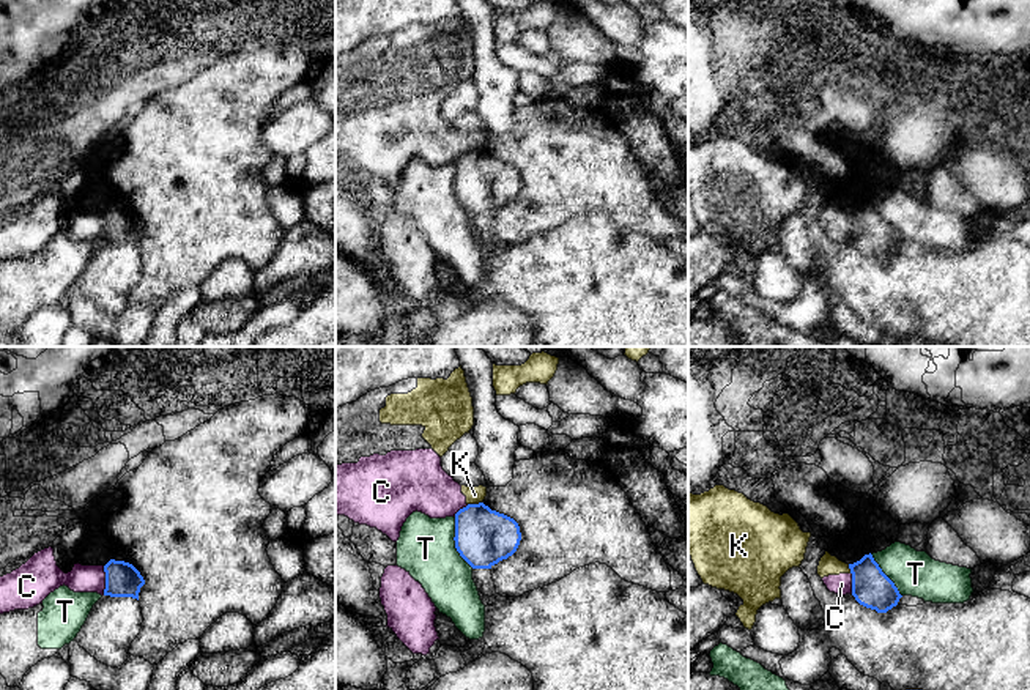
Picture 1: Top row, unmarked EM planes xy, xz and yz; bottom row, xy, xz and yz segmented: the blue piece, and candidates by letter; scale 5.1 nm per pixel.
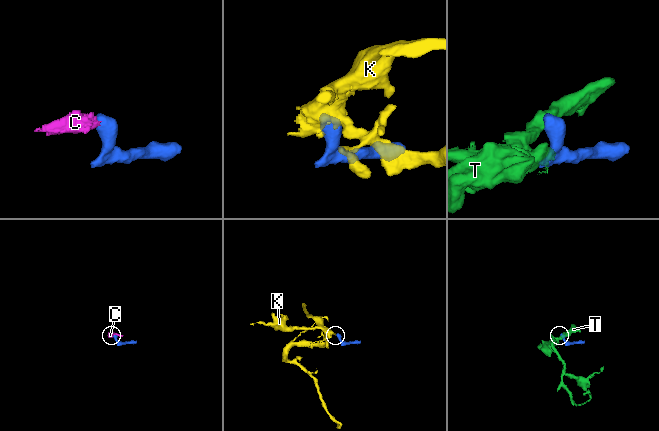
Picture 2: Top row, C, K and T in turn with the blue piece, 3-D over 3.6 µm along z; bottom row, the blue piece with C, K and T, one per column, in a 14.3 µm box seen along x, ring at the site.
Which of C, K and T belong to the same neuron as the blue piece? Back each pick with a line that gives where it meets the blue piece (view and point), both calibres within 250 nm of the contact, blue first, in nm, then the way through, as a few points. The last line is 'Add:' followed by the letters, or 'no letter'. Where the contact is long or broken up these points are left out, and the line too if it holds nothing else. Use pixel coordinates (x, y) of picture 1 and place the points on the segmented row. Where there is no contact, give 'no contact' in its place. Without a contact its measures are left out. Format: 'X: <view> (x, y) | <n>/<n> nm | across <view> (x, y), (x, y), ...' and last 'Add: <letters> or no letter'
Add: no letter

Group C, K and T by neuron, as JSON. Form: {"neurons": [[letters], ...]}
{"neurons": [["C", "K"], ["T"]]}

